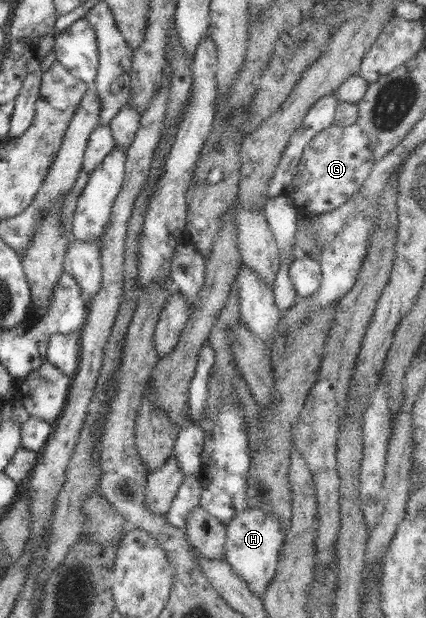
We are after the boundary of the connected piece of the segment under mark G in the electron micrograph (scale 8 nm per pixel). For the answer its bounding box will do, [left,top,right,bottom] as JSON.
[286,123,374,215]

